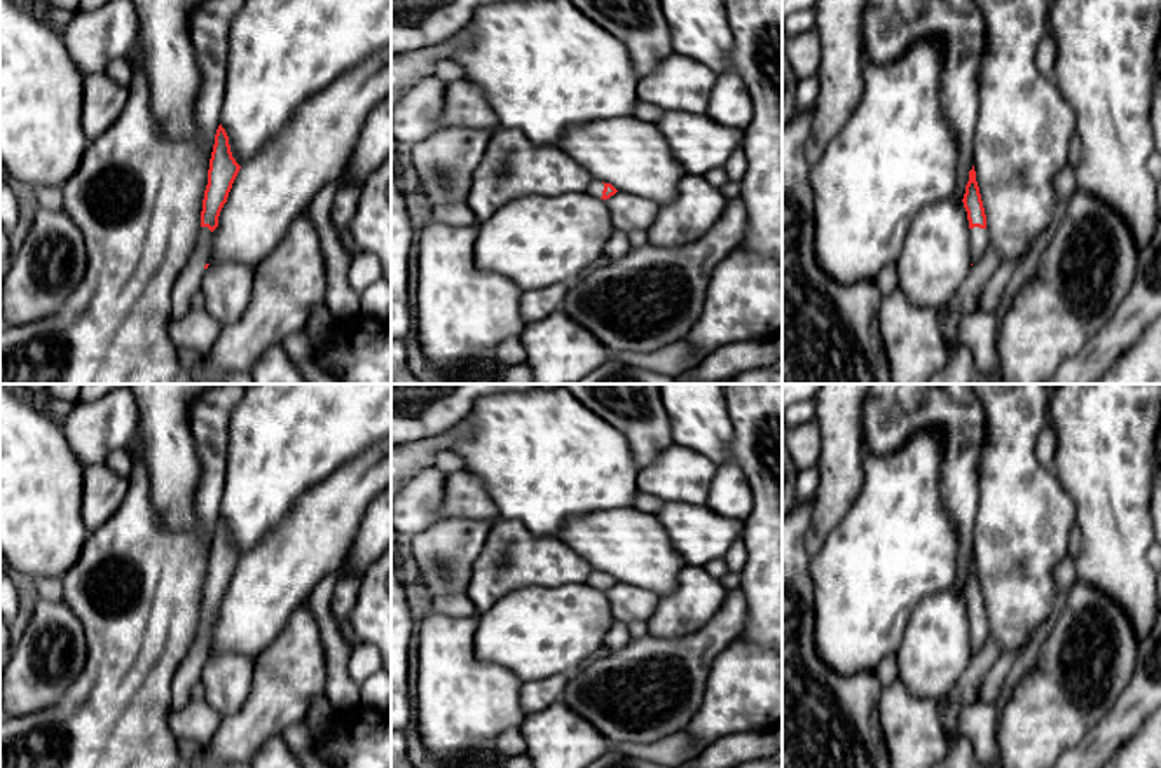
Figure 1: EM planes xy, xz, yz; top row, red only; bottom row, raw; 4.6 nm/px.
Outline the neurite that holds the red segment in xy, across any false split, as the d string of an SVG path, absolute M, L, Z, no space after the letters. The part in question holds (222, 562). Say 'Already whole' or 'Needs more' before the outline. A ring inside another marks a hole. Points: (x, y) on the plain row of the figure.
Needs more. M220 515L210 550L197 635L171 681L173 710L183 709L192 700L192 689L201 681L204 663L210 656L210 630L213 621L218 618L220 602L227 593L239 560L241 557L236 553L230 543L229 527Z

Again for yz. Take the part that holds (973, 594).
Needs more. M974 557L969 562L969 573L965 576L964 585L964 599L967 602L969 620L971 620L971 655L979 653L986 637L988 637L988 623L986 623L986 606L979 585L979 578L976 573Z

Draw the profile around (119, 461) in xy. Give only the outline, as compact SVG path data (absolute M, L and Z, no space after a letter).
M117 449L110 452L110 456L105 461L105 466L120 477L129 477L133 461L127 449Z

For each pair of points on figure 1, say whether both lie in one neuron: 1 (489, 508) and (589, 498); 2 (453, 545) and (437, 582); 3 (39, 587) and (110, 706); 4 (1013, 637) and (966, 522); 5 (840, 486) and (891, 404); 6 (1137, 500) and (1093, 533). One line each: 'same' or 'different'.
1: different
2: same
3: different
4: different
5: different
6: same

